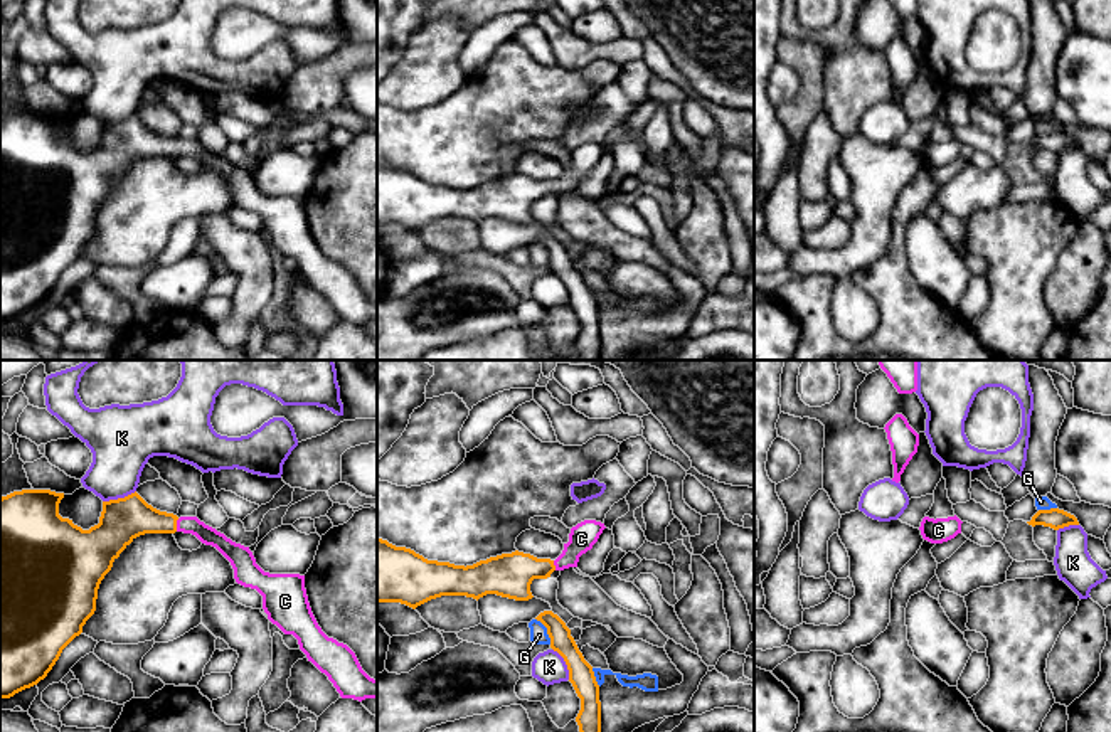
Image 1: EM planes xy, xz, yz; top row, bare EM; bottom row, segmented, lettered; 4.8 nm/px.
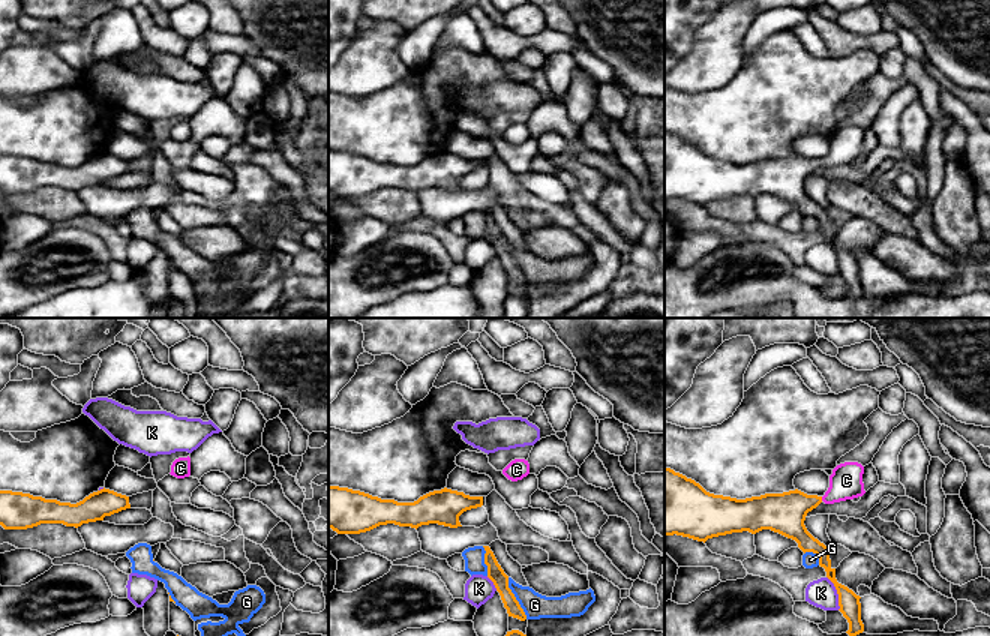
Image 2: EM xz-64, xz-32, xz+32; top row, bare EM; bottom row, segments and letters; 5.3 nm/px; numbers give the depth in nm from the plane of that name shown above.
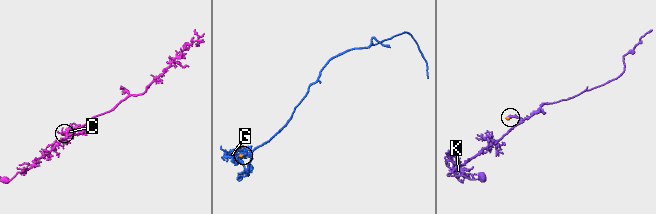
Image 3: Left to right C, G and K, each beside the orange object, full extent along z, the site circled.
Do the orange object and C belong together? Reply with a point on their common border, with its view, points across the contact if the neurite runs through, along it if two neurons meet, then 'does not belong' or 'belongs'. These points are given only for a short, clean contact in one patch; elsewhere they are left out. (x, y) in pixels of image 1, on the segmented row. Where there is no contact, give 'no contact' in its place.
xy (175, 525) | across xy (125, 519), (147, 519), (175, 525), (194, 525), (206, 534) | belongs

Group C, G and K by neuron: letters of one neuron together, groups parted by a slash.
C / G / K

